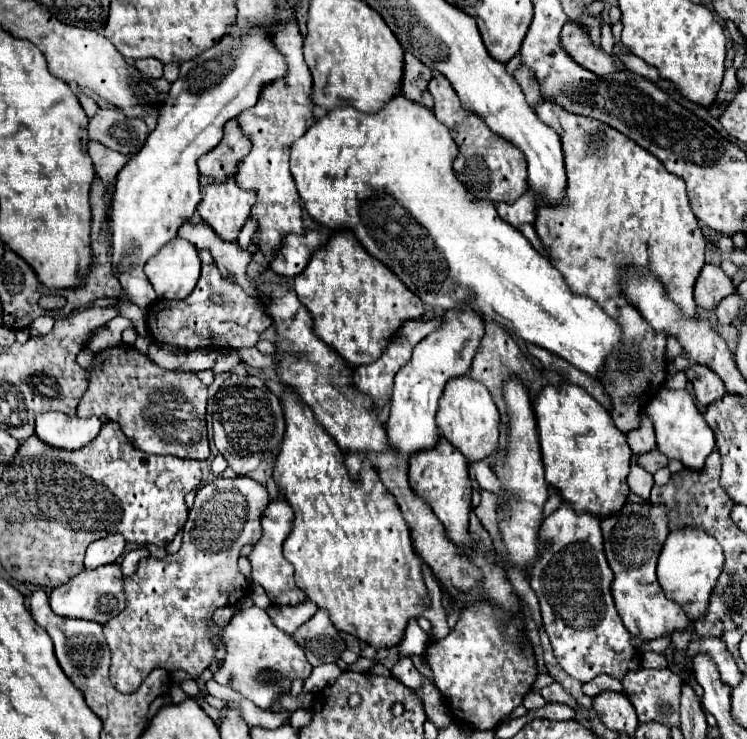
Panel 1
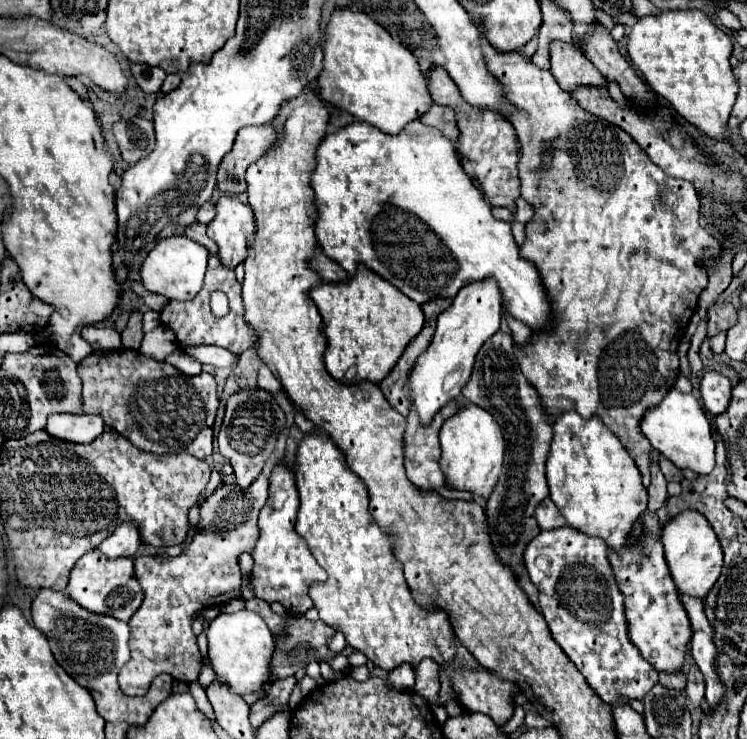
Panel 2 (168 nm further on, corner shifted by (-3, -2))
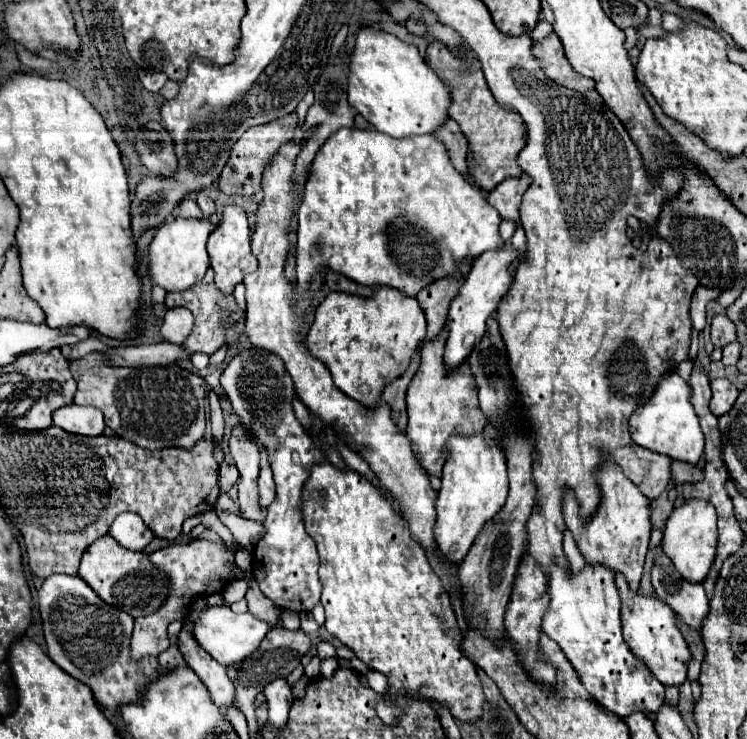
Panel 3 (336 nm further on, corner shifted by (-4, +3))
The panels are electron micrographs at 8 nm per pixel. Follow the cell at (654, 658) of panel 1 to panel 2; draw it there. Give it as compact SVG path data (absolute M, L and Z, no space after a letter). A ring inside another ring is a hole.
M660 672L660 684L666 686L666 688L670 688L670 690L682 692L684 690L684 684L686 684L686 676L682 672L674 672L674 674Z

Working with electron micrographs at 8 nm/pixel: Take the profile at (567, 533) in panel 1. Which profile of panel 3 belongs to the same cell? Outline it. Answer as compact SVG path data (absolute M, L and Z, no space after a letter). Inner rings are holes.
M551 563L549 567L549 607L543 615L543 633L547 633L553 641L559 643L561 651L567 655L575 671L579 673L585 689L591 693L591 697L613 711L619 717L627 717L633 711L651 711L657 713L657 709L665 701L665 689L663 683L659 683L635 655L631 655L631 649L627 647L623 635L621 635L621 615L619 615L619 593L613 581L613 571L609 567L603 567L603 563L587 563L581 571L563 569L557 563Z

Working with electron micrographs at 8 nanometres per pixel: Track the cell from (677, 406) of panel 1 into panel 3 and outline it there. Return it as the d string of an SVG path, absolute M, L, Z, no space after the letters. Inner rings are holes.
M677 373L665 375L663 381L657 383L657 389L651 399L635 409L631 417L631 437L641 447L663 453L677 461L697 465L703 455L705 435L699 427L699 417L691 403L691 385Z

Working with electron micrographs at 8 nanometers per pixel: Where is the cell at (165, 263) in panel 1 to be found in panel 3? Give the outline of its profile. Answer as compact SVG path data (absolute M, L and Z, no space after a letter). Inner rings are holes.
M169 219L163 223L149 245L151 281L165 291L187 291L195 287L209 267L207 237L213 229L215 225L211 225L207 219Z

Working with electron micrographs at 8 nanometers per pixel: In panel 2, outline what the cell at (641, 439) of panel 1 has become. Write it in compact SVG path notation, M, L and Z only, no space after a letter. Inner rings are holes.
M654 450L652 452L654 456L654 462L652 462L652 482L650 482L650 486L648 486L648 511L650 512L658 512L664 504L666 504L666 498L668 498L668 494L666 494L666 480L664 480L664 474L660 472L660 468L658 468L658 458L660 458L660 452L658 450Z

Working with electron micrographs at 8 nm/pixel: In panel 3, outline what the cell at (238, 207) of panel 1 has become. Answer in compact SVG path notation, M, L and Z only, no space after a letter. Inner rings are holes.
M227 205L223 211L223 219L217 229L209 235L207 251L211 257L211 267L215 271L215 283L223 293L233 293L233 287L243 281L243 277L257 269L257 259L251 253L251 229L247 223L247 215L239 205Z

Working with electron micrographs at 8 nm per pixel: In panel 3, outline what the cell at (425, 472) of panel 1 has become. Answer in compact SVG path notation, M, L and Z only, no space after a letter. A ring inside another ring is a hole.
M443 331L433 343L427 343L423 347L421 367L407 389L407 411L409 411L407 437L423 469L435 477L441 477L441 469L447 455L445 451L447 437L453 435L455 431L473 435L481 431L487 423L487 419L479 411L479 401L475 395L475 381L467 363L463 363L457 371L443 369L445 339L447 339L447 331Z

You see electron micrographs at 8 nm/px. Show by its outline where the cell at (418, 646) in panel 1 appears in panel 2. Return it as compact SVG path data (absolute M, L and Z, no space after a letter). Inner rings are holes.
M402 664L400 668L392 670L390 676L386 676L386 686L392 690L412 690L414 688L414 670L410 670L410 664Z

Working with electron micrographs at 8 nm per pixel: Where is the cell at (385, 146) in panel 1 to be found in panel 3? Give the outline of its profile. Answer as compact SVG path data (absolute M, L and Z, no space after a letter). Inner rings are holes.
M339 129L323 143L311 165L297 217L297 279L301 287L307 287L317 267L331 267L357 283L389 285L415 297L437 279L453 277L467 257L473 261L481 253L505 245L499 235L499 211L451 167L447 149L433 133L395 139L377 129Z

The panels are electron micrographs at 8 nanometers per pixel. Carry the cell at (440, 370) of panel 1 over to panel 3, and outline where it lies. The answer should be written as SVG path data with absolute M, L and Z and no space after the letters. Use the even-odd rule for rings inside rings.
M501 247L495 251L485 251L479 259L473 261L471 271L459 289L457 297L451 301L449 315L447 315L447 341L445 341L445 355L443 365L447 371L457 369L465 363L471 349L481 341L481 337L487 331L487 319L497 311L501 299L507 295L511 287L511 275L509 275L509 263L521 257L511 247Z

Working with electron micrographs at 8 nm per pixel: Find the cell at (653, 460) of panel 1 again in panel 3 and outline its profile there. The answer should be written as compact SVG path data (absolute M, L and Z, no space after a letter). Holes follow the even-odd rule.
M673 461L671 463L671 479L675 485L683 485L687 481L699 481L703 479L703 471L697 465L683 463L683 461Z

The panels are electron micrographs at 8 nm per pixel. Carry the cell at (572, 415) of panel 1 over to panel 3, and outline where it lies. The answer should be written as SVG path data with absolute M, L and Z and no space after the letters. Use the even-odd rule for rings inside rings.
M603 451L601 463L593 471L593 477L597 479L597 487L601 491L601 503L595 509L595 513L581 521L579 519L579 503L575 499L575 493L571 489L565 489L563 493L563 517L565 525L573 533L577 547L581 555L589 563L603 563L613 571L619 571L627 577L631 587L639 585L641 573L643 573L643 563L645 563L645 553L649 549L649 537L651 537L651 507L649 499L623 475L623 469L619 463L615 463L613 455Z

